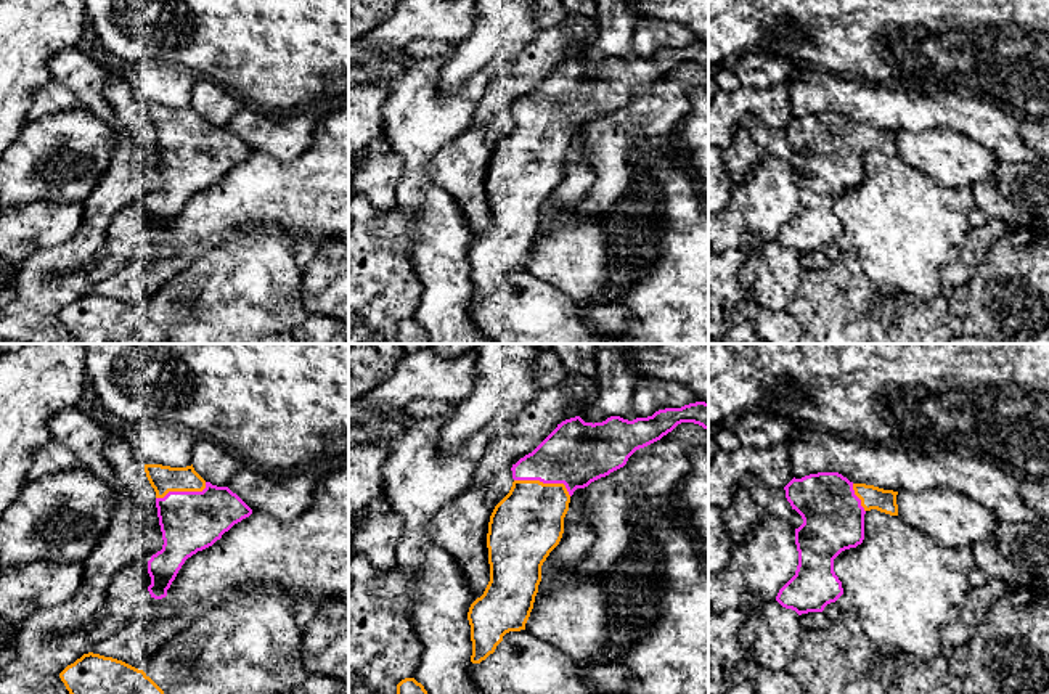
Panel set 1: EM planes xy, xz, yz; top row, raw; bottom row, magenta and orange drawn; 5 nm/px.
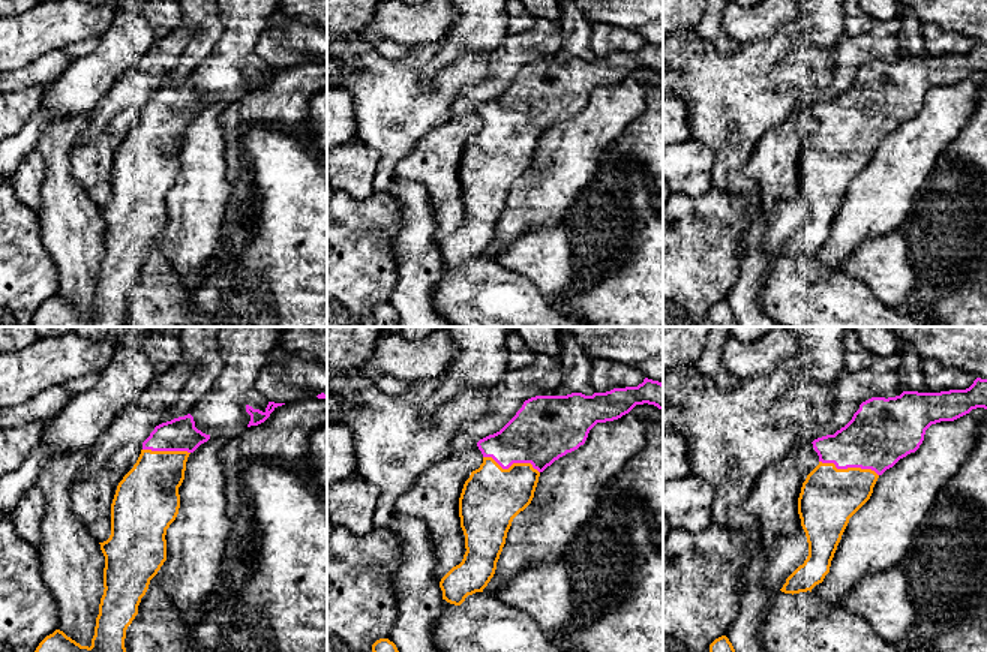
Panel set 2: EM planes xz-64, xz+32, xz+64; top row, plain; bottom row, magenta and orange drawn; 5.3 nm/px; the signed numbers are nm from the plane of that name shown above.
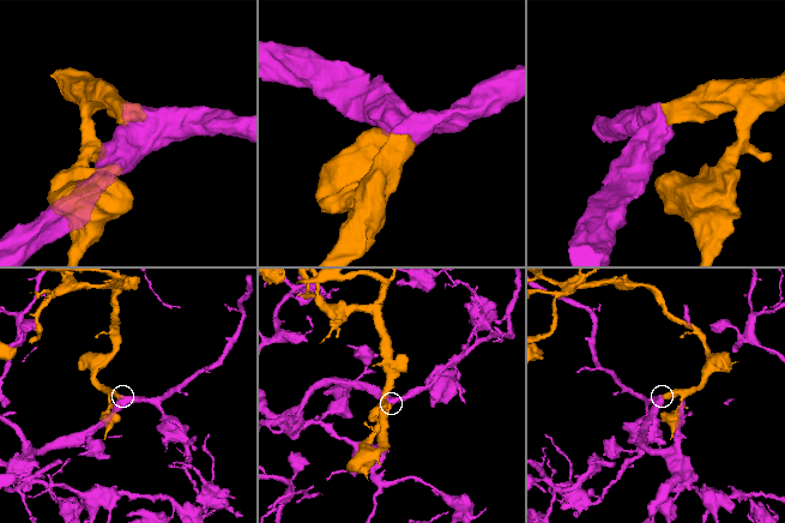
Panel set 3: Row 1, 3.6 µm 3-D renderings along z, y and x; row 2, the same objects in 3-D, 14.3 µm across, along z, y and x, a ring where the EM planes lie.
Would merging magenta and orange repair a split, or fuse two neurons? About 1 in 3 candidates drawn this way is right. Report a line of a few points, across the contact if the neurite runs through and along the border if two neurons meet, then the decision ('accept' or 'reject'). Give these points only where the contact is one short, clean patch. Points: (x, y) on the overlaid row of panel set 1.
line xz (575, 453), (545, 482), (527, 524); accept

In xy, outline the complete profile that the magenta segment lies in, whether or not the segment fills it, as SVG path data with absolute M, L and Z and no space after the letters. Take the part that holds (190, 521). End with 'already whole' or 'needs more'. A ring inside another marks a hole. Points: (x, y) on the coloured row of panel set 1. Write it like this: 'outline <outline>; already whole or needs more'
outline M145 464L156 492L162 549L148 561L151 598L162 599L188 557L212 546L252 509L228 487L206 482L191 466Z; needs more

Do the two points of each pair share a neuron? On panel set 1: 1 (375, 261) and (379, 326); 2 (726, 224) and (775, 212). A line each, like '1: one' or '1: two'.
1: one
2: one

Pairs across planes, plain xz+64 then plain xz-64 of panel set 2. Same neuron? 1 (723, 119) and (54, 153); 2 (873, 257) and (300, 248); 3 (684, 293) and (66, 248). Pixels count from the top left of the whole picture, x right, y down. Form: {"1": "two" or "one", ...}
{"1": "one", "2": "two", "3": "two"}

